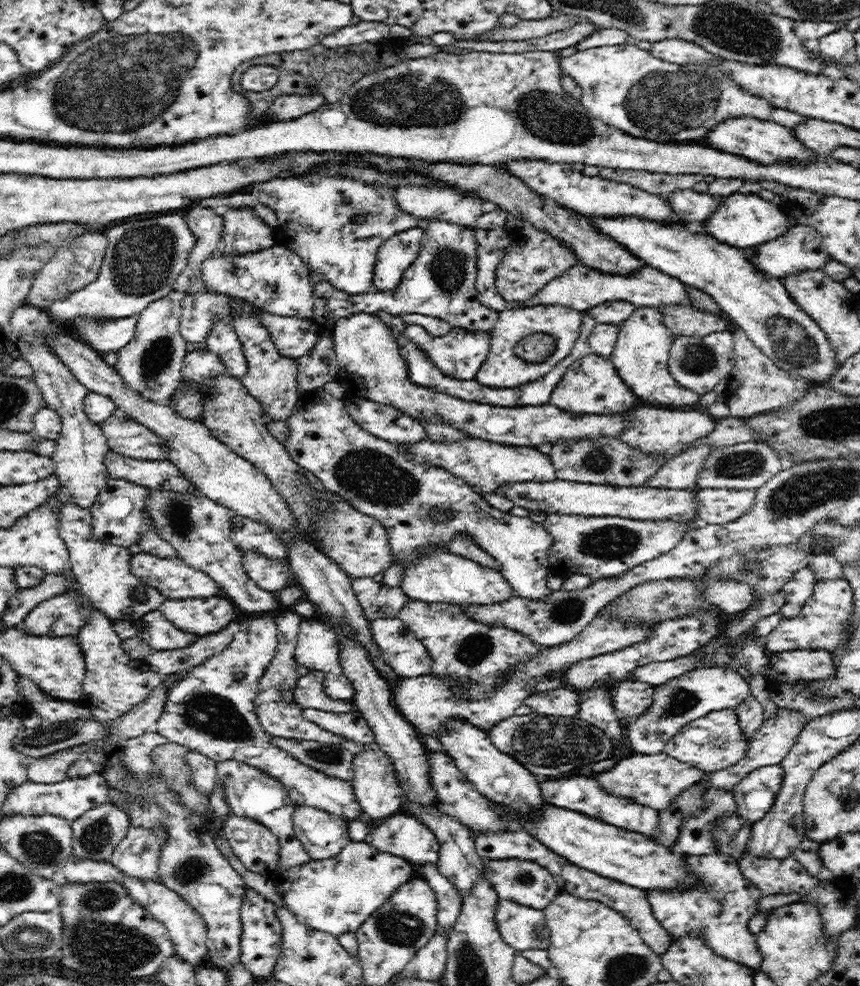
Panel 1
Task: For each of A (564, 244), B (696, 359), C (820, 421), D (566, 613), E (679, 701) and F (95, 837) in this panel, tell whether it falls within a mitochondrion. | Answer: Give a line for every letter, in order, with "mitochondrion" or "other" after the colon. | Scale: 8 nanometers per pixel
A: other
B: mitochondrion
C: mitochondrion
D: mitochondrion
E: mitochondrion
F: mitochondrion

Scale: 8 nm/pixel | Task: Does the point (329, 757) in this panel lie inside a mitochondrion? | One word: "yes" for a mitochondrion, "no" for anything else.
yes

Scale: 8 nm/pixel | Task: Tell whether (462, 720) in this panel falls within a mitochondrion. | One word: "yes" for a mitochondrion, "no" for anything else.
no

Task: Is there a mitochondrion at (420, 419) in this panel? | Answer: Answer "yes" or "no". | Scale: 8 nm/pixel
no

